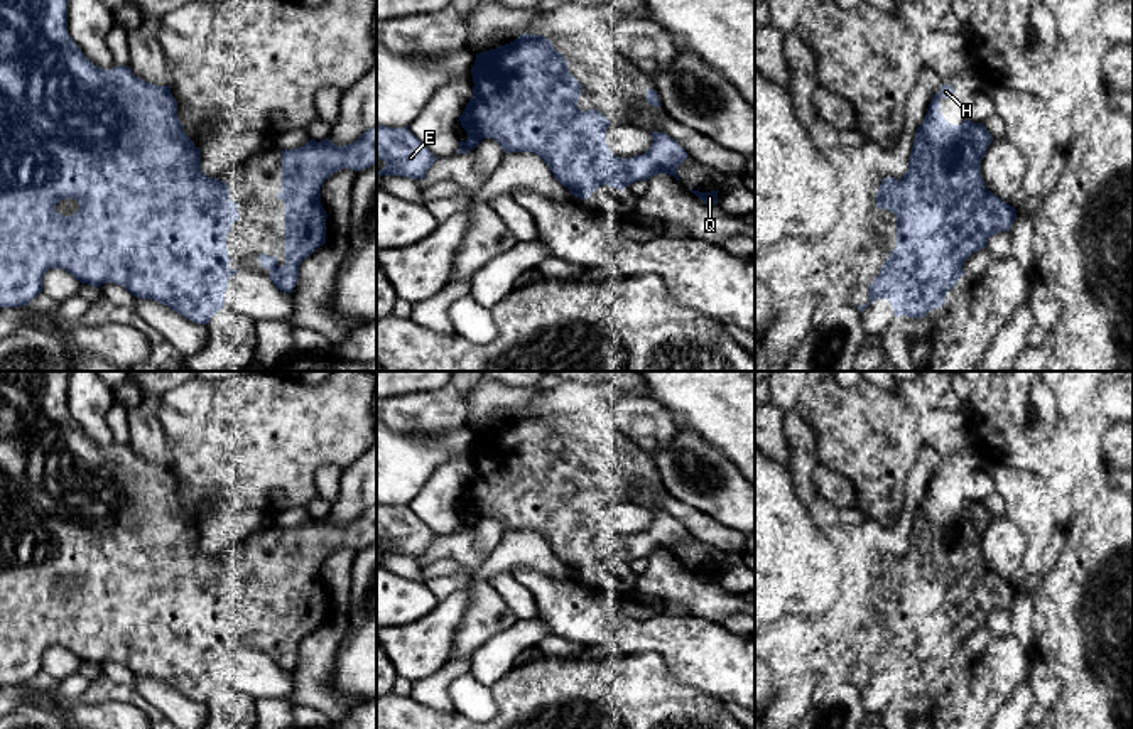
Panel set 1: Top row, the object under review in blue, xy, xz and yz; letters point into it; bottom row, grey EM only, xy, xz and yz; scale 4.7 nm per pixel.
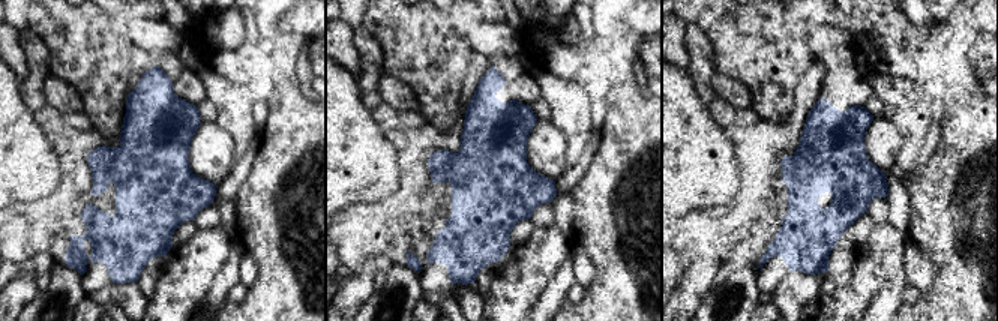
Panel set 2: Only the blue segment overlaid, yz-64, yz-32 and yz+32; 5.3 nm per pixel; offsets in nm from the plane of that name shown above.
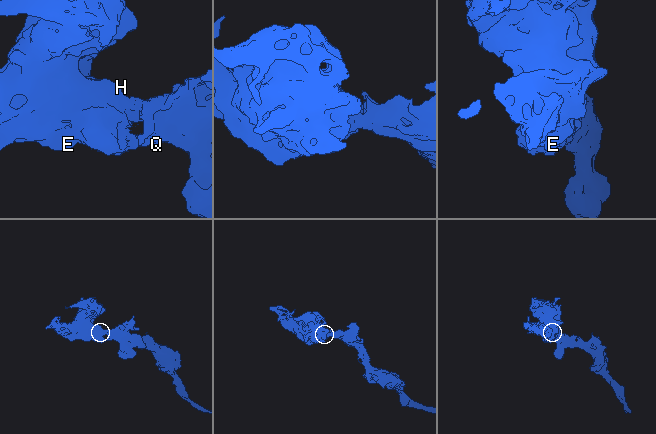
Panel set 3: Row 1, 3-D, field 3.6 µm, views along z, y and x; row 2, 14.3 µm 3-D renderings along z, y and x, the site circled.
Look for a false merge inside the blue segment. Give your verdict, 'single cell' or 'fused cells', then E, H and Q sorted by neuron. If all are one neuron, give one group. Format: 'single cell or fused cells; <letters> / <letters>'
single cell; E H Q

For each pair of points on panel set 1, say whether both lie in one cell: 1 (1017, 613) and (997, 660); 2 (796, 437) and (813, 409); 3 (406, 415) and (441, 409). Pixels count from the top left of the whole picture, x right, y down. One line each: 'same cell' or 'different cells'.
1: different cells
2: different cells
3: same cell

